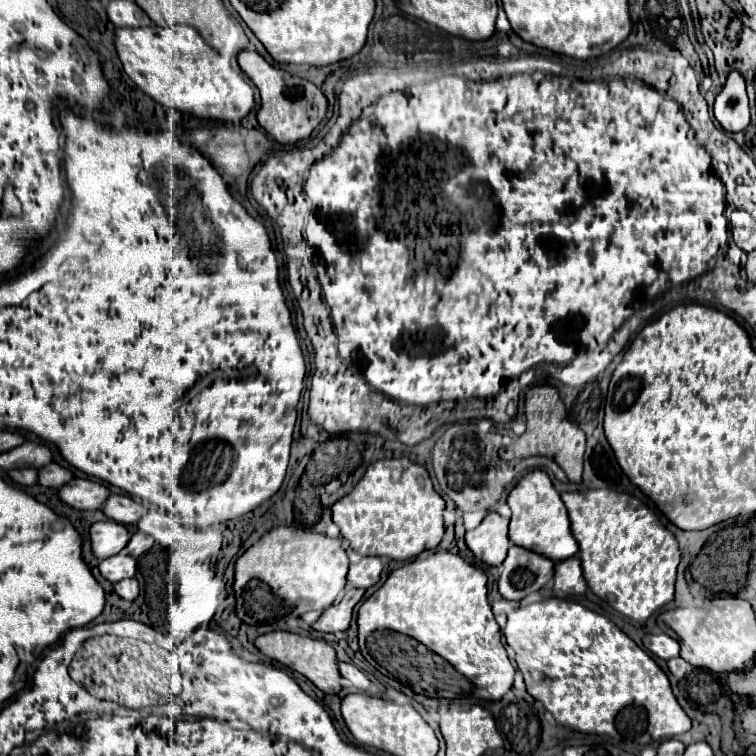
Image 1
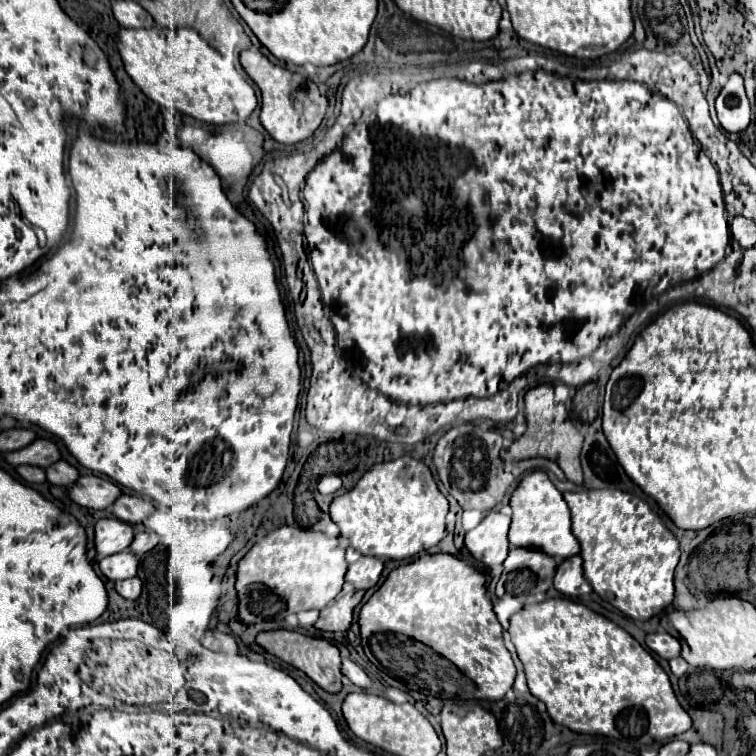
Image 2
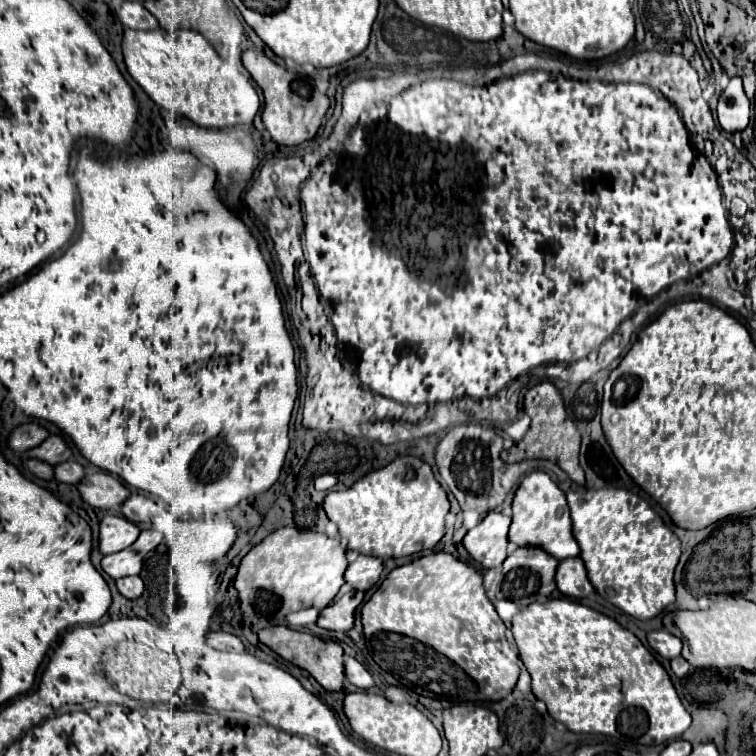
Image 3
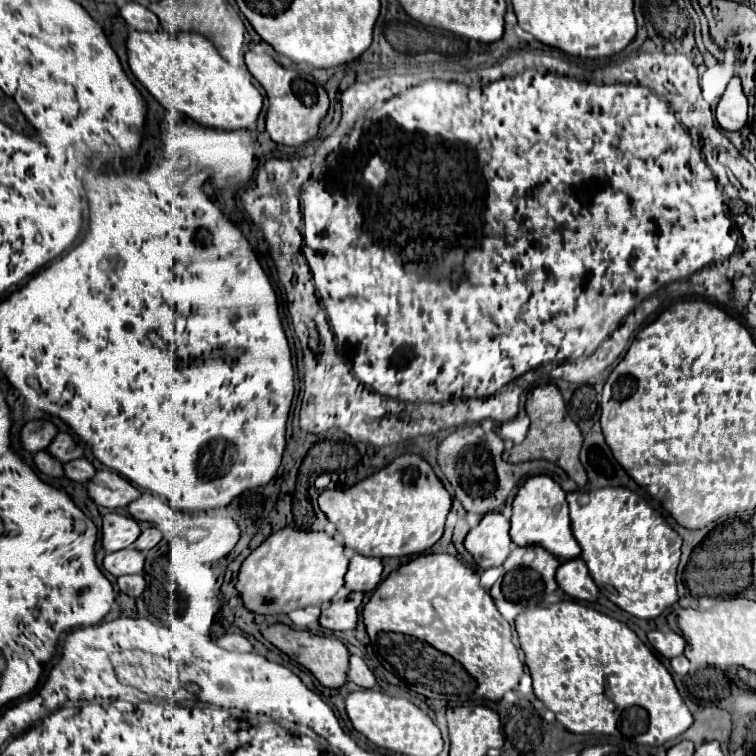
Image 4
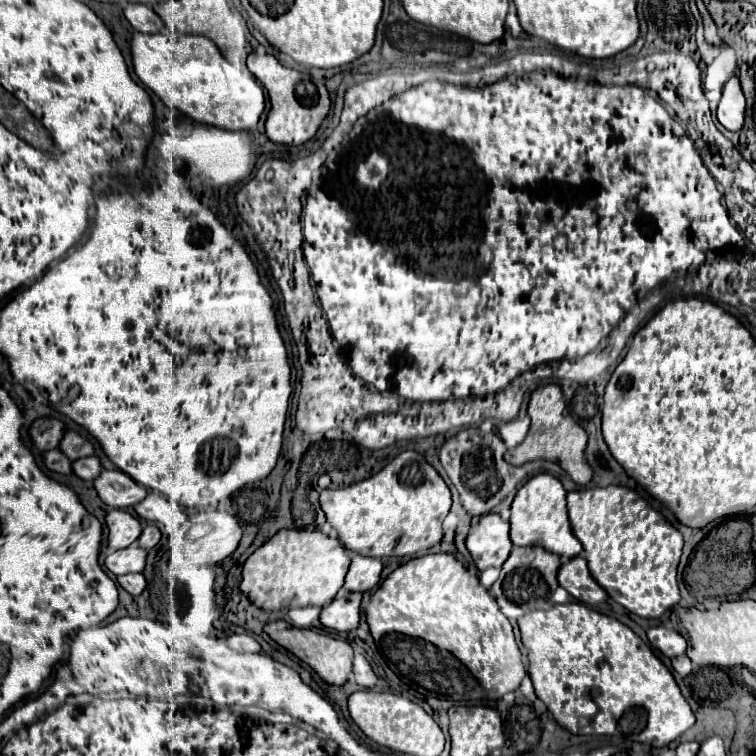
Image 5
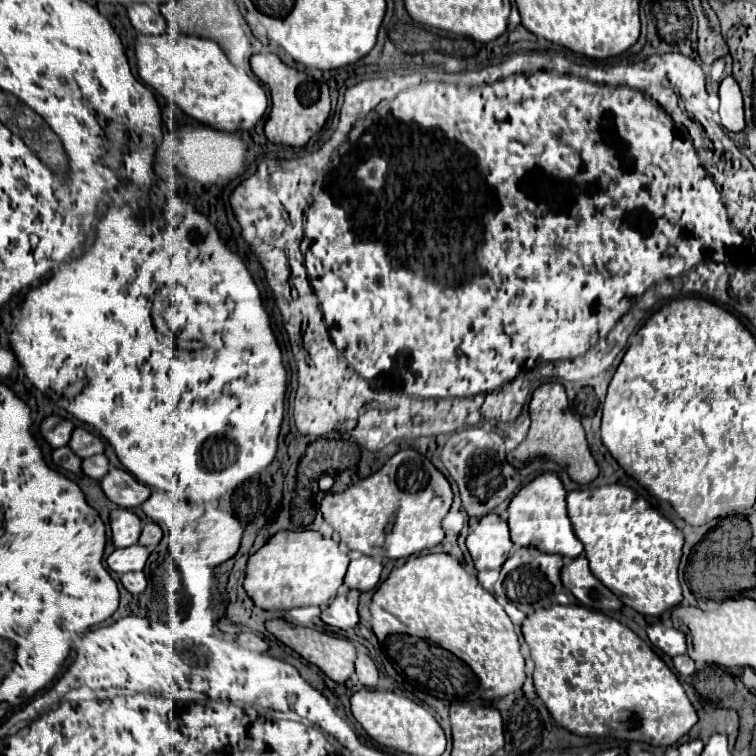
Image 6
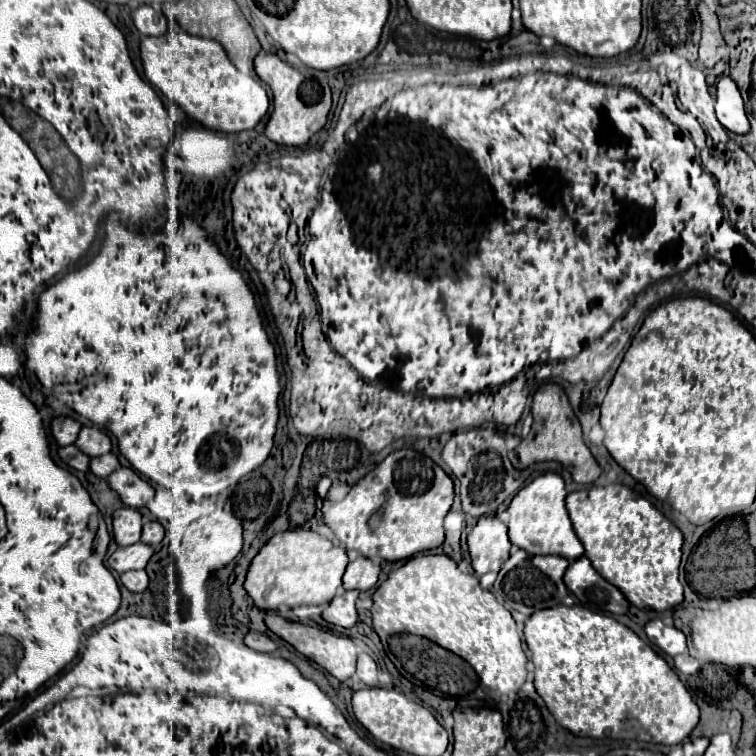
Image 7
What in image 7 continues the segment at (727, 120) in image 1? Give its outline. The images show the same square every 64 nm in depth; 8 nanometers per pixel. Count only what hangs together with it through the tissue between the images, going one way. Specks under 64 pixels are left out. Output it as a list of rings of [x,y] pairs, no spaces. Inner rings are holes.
[[[722,78],[718,82],[716,118],[726,130],[730,130],[734,134],[748,134],[750,132],[750,120],[744,110],[744,100],[740,96],[738,86],[730,78]]]

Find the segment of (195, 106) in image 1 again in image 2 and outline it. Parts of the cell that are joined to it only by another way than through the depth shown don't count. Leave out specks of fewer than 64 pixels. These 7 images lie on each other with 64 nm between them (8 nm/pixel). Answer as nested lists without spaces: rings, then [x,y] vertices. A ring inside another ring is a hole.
[[[122,28],[118,50],[128,76],[150,100],[164,108],[174,108],[206,124],[234,124],[246,122],[258,106],[246,74],[240,74],[232,62],[208,46],[192,28]]]

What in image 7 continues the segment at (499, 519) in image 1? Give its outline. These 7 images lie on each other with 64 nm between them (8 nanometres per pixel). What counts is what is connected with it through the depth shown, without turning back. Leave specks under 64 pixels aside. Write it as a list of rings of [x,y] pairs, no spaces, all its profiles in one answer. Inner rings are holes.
[[[494,516],[480,518],[468,536],[472,568],[478,576],[486,572],[498,572],[508,560],[510,548],[512,542],[508,538],[508,528]]]

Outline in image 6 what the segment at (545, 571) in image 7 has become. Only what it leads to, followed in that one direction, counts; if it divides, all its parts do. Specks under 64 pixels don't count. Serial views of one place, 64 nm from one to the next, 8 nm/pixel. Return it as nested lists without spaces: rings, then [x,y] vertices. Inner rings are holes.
[[[516,548],[516,552],[504,562],[492,594],[504,608],[514,606],[514,610],[520,610],[524,614],[530,614],[538,608],[548,608],[556,604],[556,596],[562,592],[562,566],[564,560],[558,554],[544,554],[534,548]]]

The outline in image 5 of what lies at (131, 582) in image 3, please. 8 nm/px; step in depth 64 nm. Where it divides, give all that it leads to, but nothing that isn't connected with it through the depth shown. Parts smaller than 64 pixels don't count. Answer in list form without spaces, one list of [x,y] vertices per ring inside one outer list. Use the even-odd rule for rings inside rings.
[[[124,574],[124,576],[118,576],[118,582],[120,582],[120,586],[122,586],[126,592],[130,592],[132,596],[142,594],[142,590],[144,590],[144,586],[146,586],[146,580],[144,580],[142,574]]]

